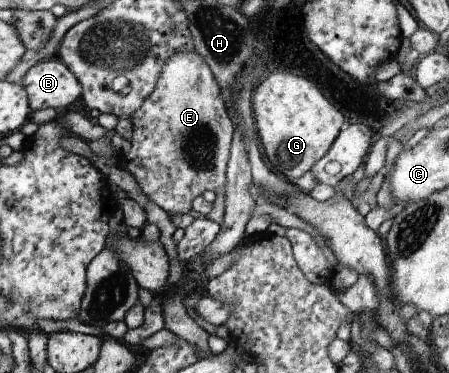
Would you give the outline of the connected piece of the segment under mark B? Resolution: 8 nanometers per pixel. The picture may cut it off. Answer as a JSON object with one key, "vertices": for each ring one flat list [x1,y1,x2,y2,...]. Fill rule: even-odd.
{"vertices":[[56,56,33,65,20,84,28,94,32,113,48,107,68,112,81,97,80,82]]}

